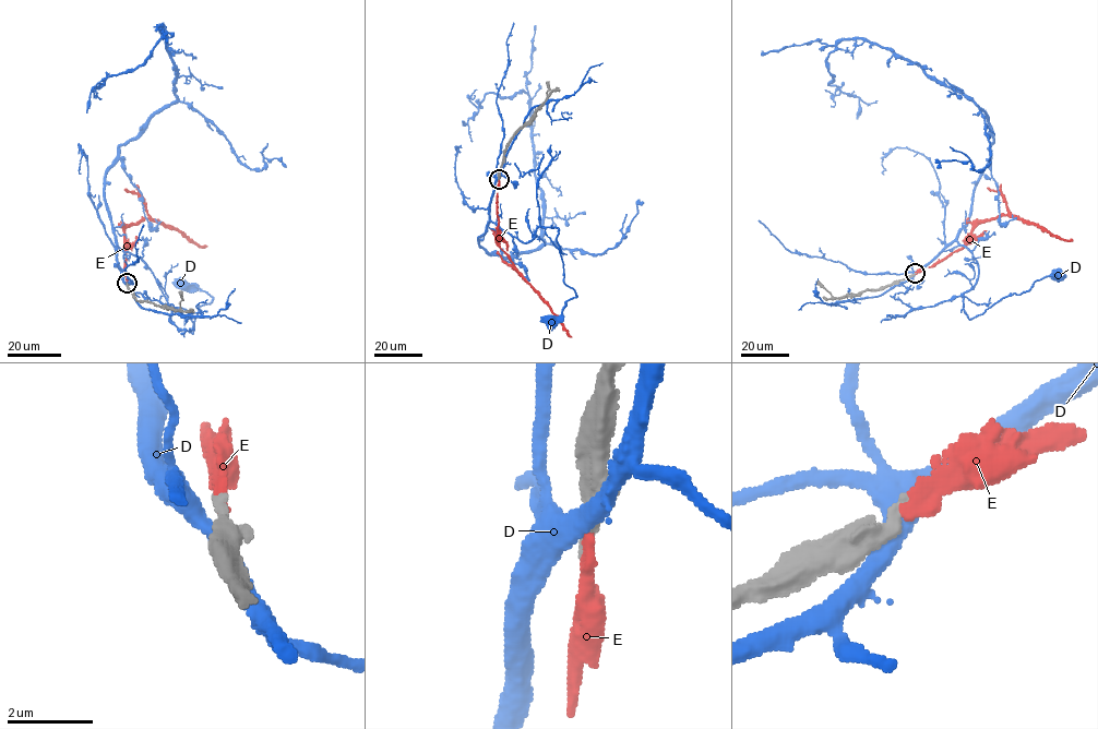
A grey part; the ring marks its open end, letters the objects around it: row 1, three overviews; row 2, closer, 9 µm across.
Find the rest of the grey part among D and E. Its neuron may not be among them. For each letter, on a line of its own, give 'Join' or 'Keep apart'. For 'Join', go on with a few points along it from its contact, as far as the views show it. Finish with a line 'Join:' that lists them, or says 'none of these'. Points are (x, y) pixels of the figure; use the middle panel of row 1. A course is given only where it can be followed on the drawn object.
D: Keep apart
E: Join. Its course: (499, 179), (497, 241), (571, 336)
Join: E

